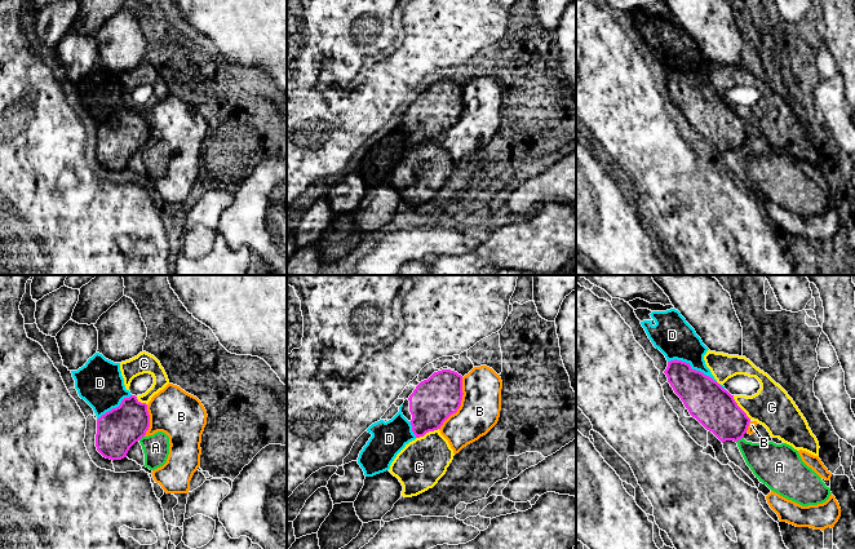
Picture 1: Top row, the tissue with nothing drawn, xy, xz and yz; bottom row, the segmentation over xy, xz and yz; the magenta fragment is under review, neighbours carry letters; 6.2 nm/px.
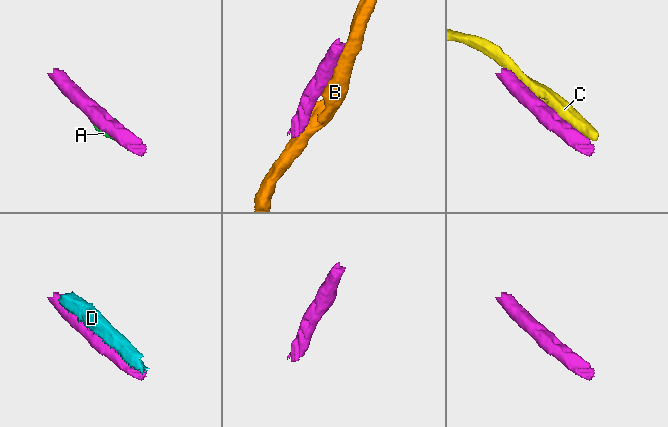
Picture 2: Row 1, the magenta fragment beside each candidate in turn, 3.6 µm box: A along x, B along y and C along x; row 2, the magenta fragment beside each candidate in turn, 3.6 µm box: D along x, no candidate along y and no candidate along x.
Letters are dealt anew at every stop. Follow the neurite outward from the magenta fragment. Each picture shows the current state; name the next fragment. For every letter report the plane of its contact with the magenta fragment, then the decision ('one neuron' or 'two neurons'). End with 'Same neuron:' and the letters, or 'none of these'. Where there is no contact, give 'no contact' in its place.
A: contact in yz; two neurons
B: contact in xz; two neurons
C: contact in yz; two neurons
D: contact in yz; two neurons
Same neuron: none of these

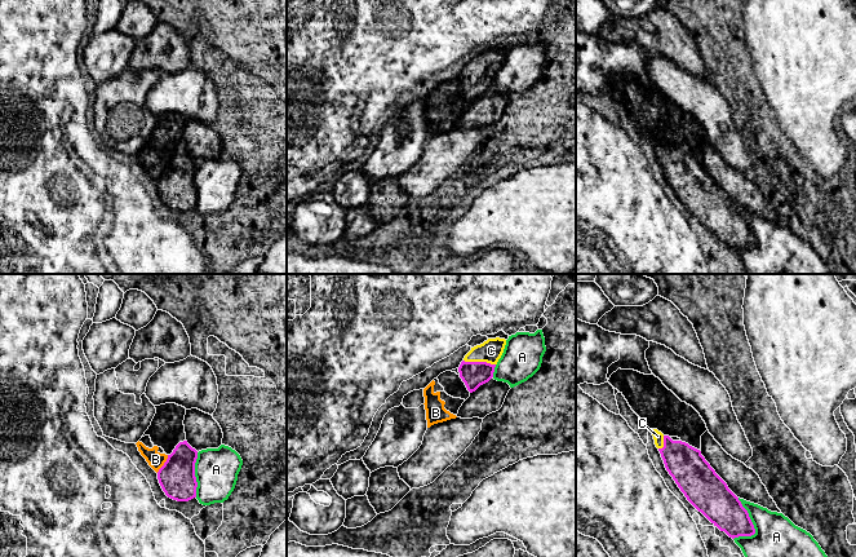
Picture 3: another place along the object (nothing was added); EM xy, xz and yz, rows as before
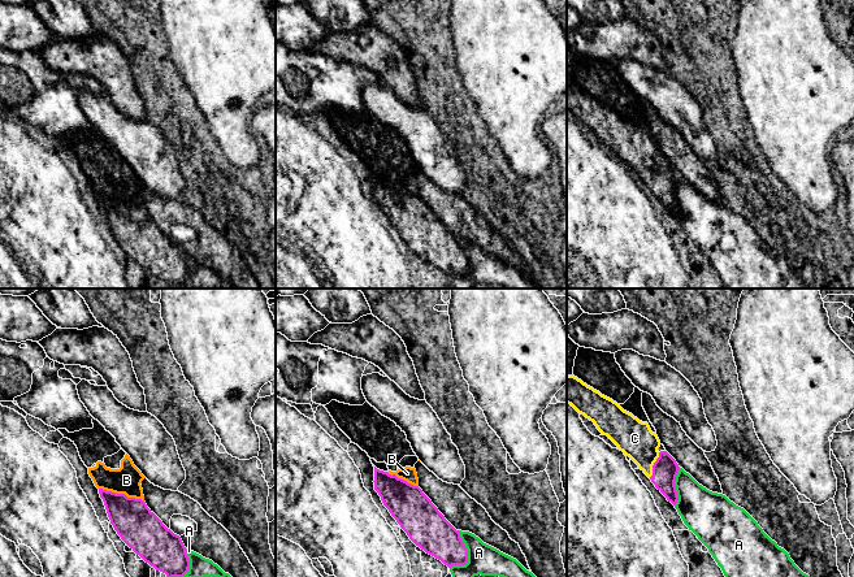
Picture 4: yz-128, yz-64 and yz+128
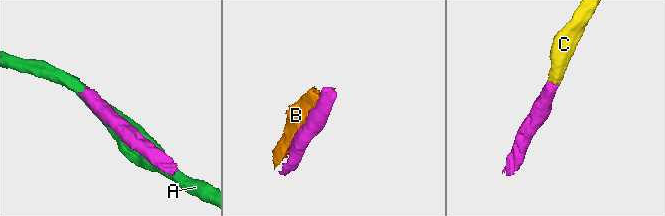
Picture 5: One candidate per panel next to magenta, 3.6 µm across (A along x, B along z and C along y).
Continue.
A: contact in yz; two neurons
B: contact in xy; two neurons
C: contact in xz; one neuron
Same neuron: C

